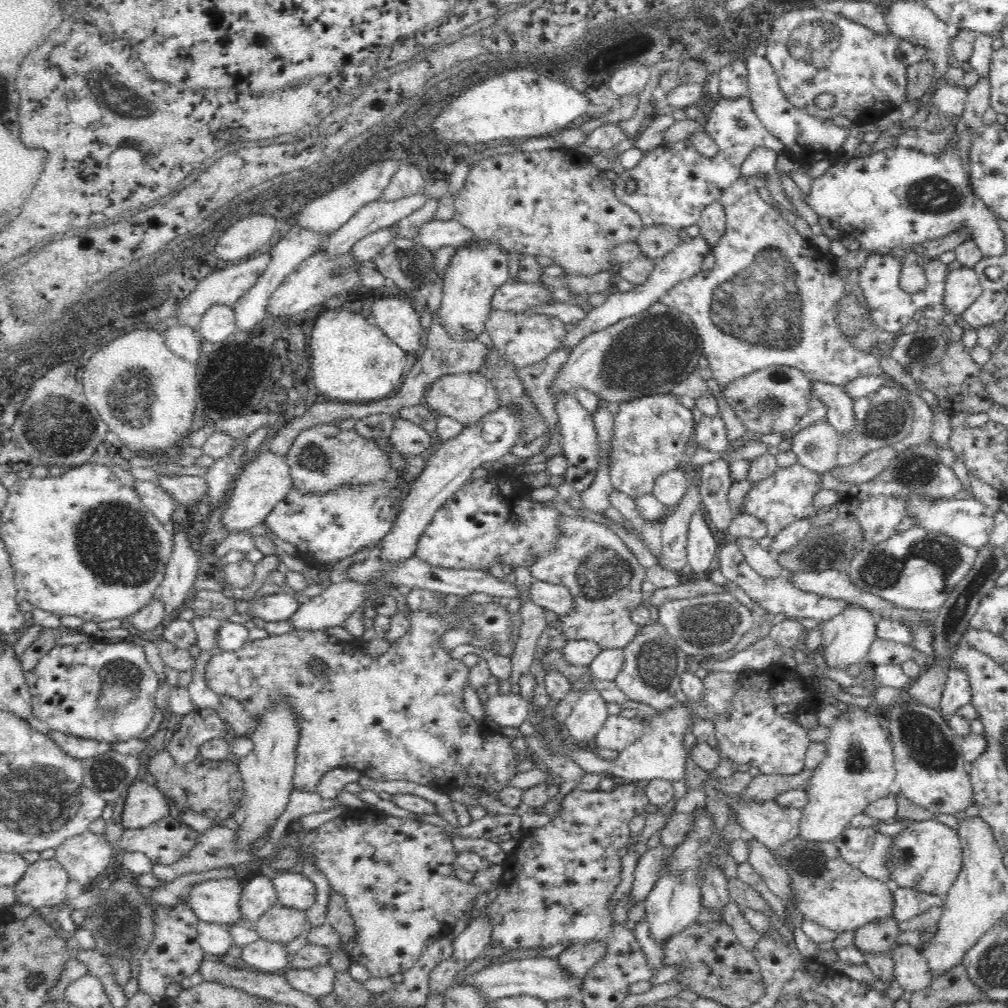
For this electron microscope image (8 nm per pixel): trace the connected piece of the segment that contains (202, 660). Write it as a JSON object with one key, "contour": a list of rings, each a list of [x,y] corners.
{"contour":[[[201,652],[196,659],[196,667],[193,670],[193,680],[187,687],[193,704],[198,709],[211,709],[220,712],[221,696],[208,687],[206,681],[206,666],[213,657],[211,652]]]}

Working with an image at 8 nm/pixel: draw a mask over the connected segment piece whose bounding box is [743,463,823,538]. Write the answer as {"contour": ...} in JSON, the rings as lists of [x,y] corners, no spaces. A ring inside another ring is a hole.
{"contour":[[[794,464],[790,468],[778,468],[770,478],[756,483],[747,493],[743,504],[744,514],[751,514],[758,520],[766,522],[767,536],[774,538],[780,534],[786,526],[790,526],[796,520],[815,518],[819,508],[812,505],[812,500],[819,490],[822,490],[822,474],[814,473],[801,466]]]}

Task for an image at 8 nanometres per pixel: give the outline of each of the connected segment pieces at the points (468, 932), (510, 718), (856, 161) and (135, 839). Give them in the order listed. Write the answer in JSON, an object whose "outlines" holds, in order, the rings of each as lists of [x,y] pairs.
{"outlines":[[[[485,908],[481,915],[472,922],[453,940],[453,957],[458,963],[468,965],[476,961],[481,954],[486,952],[486,947],[491,944],[492,925],[485,916]]],[[[520,694],[490,696],[489,701],[483,706],[484,716],[492,718],[498,726],[518,729],[527,721],[530,701],[522,698]]],[[[956,133],[948,140],[942,156],[924,151],[890,147],[867,157],[852,157],[832,162],[826,172],[815,178],[806,204],[818,217],[836,222],[842,234],[850,235],[868,255],[893,255],[902,261],[900,288],[916,294],[926,288],[925,269],[931,258],[913,247],[958,230],[967,230],[983,257],[1000,257],[1006,251],[1005,235],[966,175],[956,143]]],[[[169,815],[140,830],[124,829],[119,848],[122,852],[142,852],[153,864],[174,864],[196,846],[198,836],[198,831]]]]}

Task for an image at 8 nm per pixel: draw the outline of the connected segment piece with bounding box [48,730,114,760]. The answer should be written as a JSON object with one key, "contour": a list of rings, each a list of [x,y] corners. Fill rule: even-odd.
{"contour":[[[52,730],[48,736],[69,756],[82,760],[93,758],[97,755],[106,755],[108,752],[112,751],[114,746],[110,742],[98,742],[98,740],[94,739],[78,738]]]}

